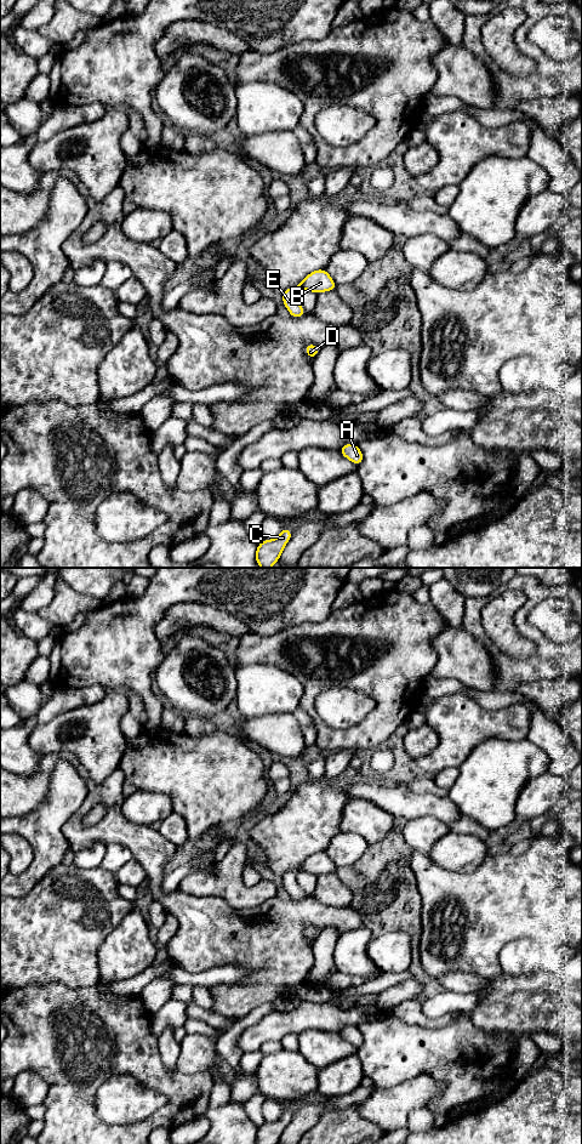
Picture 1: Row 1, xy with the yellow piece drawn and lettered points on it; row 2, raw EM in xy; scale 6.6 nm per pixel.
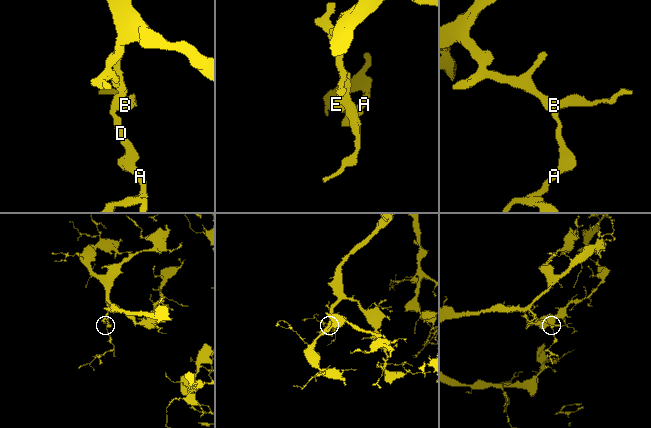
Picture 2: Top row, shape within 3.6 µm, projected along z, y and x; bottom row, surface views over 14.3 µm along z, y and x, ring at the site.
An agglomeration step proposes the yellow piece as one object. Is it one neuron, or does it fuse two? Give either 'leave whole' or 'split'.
leave whole

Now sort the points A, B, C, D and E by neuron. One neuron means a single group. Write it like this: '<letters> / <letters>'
A B C D E

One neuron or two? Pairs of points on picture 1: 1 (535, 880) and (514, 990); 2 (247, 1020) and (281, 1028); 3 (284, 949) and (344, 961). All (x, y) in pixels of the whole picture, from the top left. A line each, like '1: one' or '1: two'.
1: two
2: two
3: two

